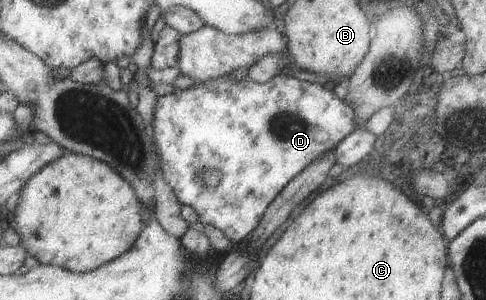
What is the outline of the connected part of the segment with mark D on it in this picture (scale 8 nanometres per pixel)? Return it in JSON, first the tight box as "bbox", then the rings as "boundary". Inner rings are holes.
{"bbox":[153,73,360,246],"boundary":[[[285,73],[278,74],[275,78],[263,84],[253,82],[248,77],[239,81],[228,78],[220,81],[207,80],[207,82],[196,82],[187,89],[179,89],[173,92],[173,94],[165,94],[165,96],[159,97],[156,103],[155,116],[153,116],[153,132],[165,180],[173,187],[175,194],[183,205],[193,206],[197,210],[197,214],[199,214],[203,224],[211,224],[211,226],[221,230],[235,246],[243,244],[252,236],[252,232],[261,224],[261,220],[263,220],[265,213],[269,210],[271,202],[283,192],[283,189],[295,176],[301,174],[313,160],[317,160],[319,156],[323,156],[329,150],[339,146],[351,134],[351,131],[360,127],[357,122],[355,107],[351,106],[350,102],[345,102],[345,100],[339,98],[339,95],[335,94],[334,90],[327,90],[323,84],[299,80],[299,78],[293,78]],[[209,170],[216,170],[220,175],[220,181],[215,188],[205,184],[205,174]]]}

